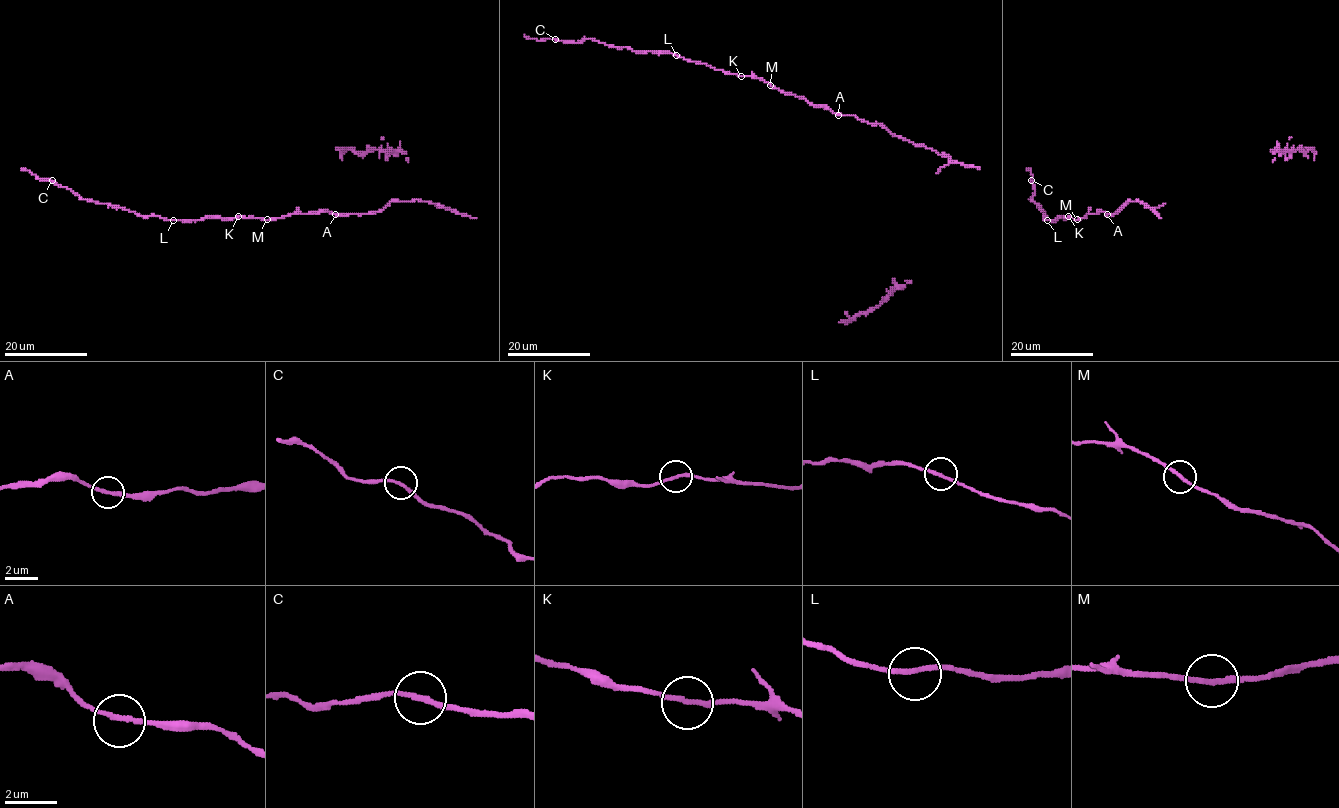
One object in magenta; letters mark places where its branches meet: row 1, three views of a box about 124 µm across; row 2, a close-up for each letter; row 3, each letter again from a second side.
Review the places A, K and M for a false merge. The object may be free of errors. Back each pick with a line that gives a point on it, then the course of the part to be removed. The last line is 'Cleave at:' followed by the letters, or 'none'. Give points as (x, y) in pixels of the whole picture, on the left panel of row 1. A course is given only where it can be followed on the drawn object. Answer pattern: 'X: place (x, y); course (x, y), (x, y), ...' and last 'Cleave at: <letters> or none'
K: place (238, 216); course (238, 216), (187, 220), (140, 216), (124, 208), (83, 200), (65, 187), (51, 180), (38, 179), (21, 169)
Cleave at: K

